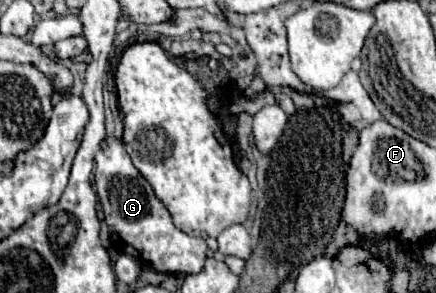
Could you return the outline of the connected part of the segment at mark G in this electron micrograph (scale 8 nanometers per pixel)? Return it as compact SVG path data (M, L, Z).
M108 136L100 152L96 154L96 174L94 174L96 194L100 198L104 220L110 230L112 244L134 258L150 262L156 272L166 274L198 274L204 268L206 260L206 240L184 234L172 224L172 218L154 196L150 184L134 168L128 152L124 150L122 140Z

